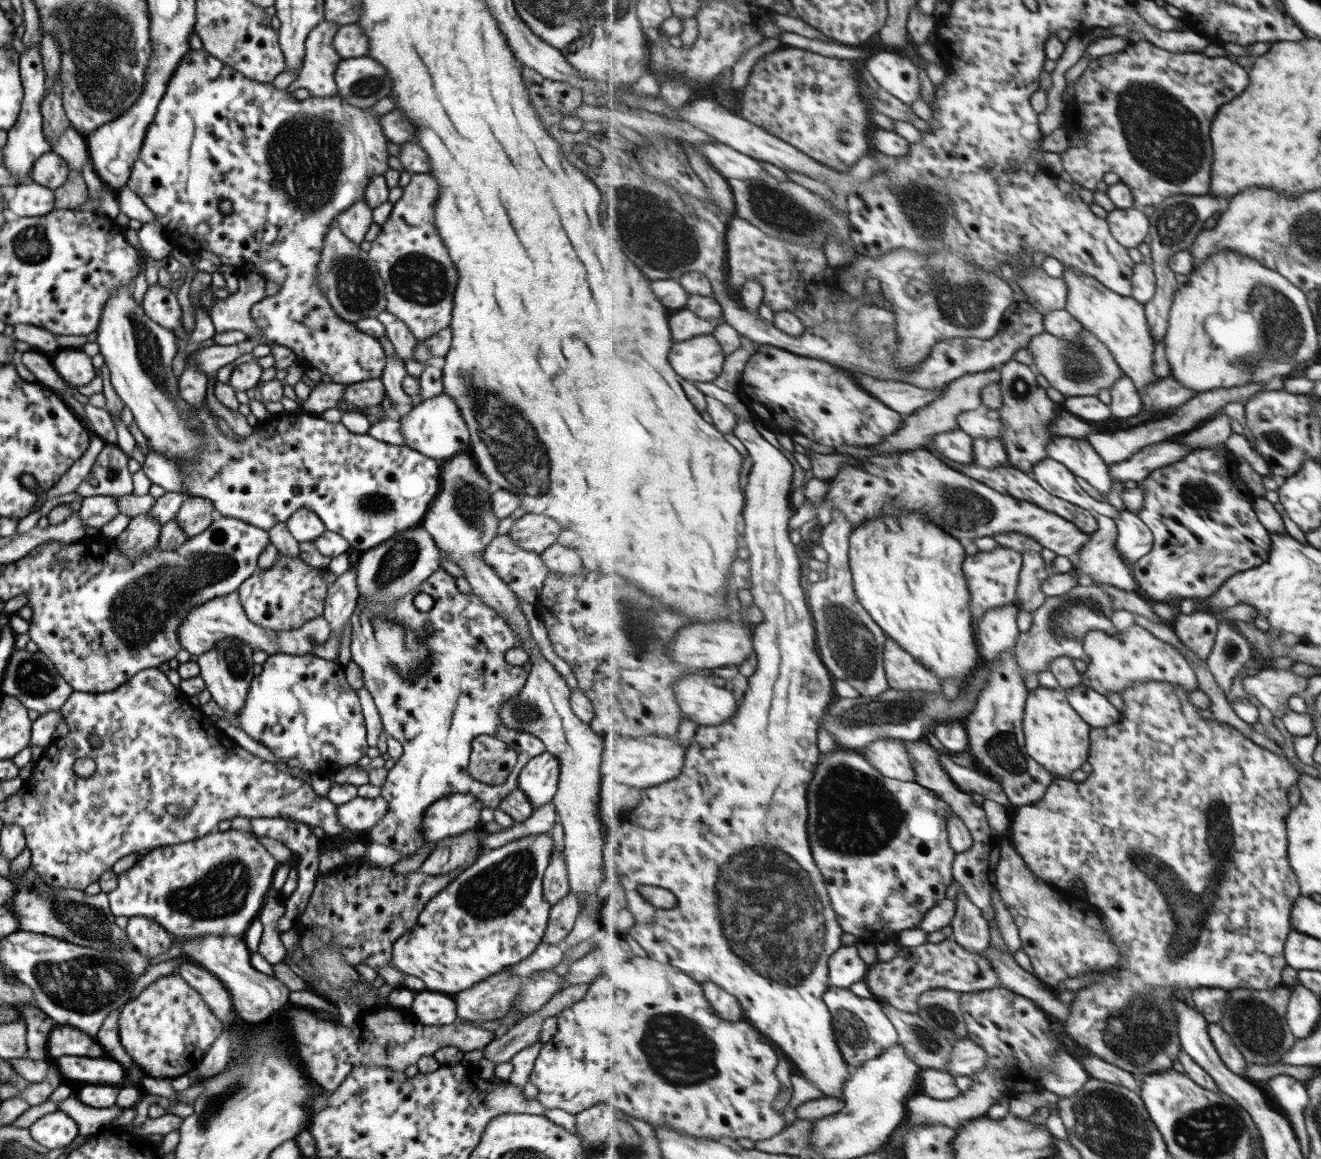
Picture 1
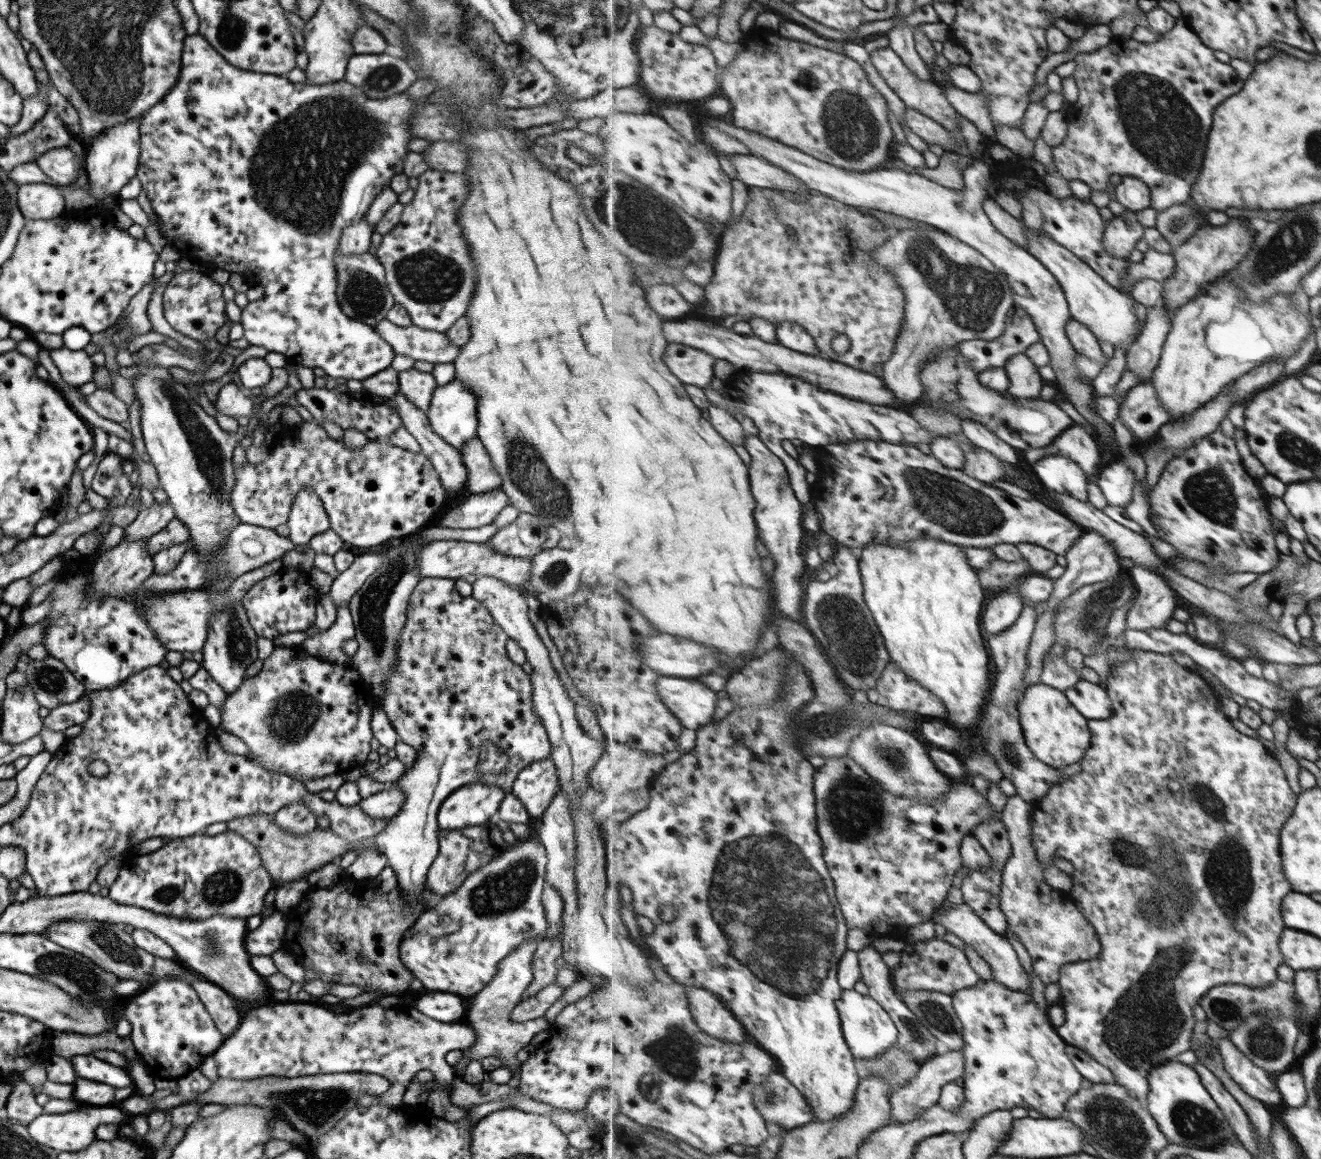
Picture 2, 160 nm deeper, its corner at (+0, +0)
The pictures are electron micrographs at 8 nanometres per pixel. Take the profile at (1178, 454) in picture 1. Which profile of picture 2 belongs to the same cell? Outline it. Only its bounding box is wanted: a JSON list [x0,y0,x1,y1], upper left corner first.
[1096,458,1138,507]

